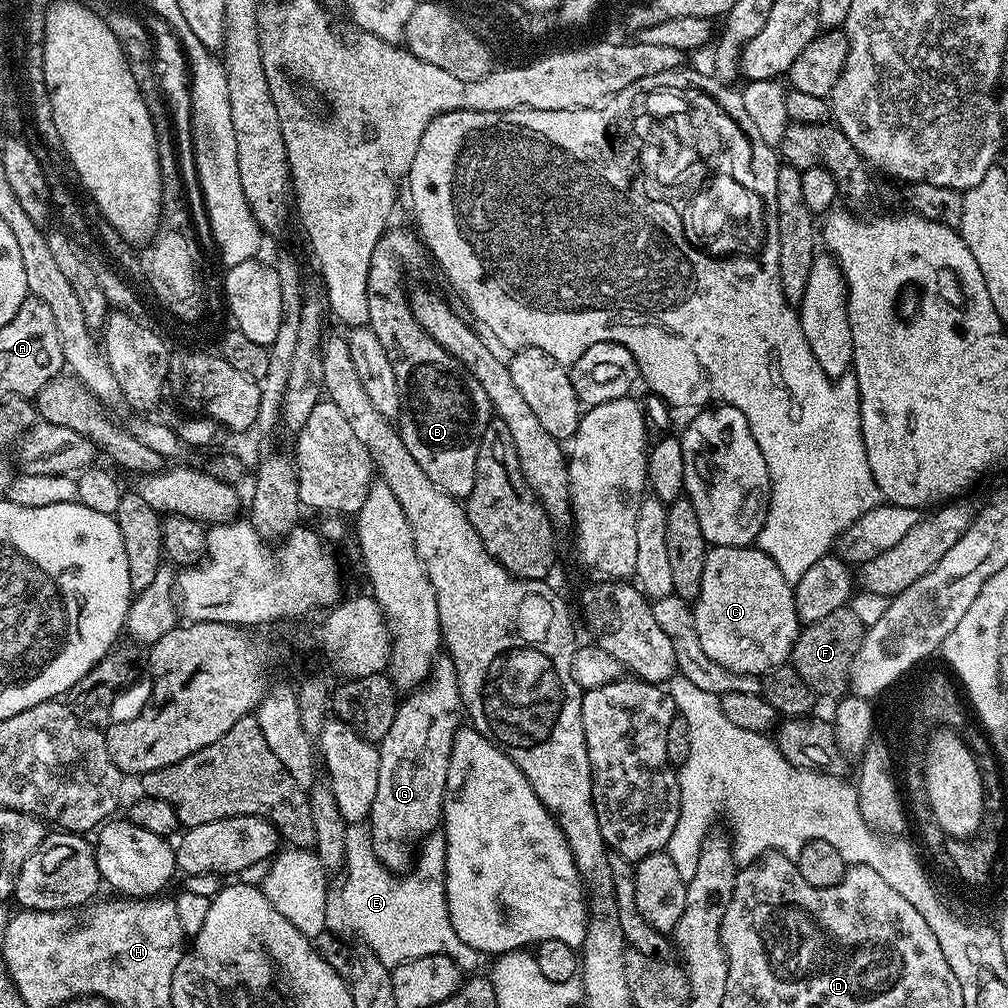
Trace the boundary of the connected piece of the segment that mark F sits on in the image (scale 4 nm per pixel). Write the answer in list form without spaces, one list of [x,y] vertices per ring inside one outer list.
[[[851,607],[834,610],[825,618],[807,624],[801,629],[799,638],[792,647],[791,665],[815,695],[826,696],[830,700],[841,699],[849,689],[853,658],[861,648],[865,631],[865,624],[854,614]]]

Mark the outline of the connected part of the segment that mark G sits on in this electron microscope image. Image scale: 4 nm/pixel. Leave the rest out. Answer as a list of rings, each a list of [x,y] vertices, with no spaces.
[[[447,654],[437,656],[427,680],[405,696],[408,697],[405,700],[403,697],[396,705],[394,723],[390,725],[386,738],[378,742],[378,791],[374,794],[372,813],[367,818],[374,854],[397,874],[402,874],[412,867],[418,852],[417,846],[424,837],[433,835],[441,827],[446,770],[450,770],[450,750],[454,746],[454,734],[462,726],[462,717],[465,715],[456,667]]]

